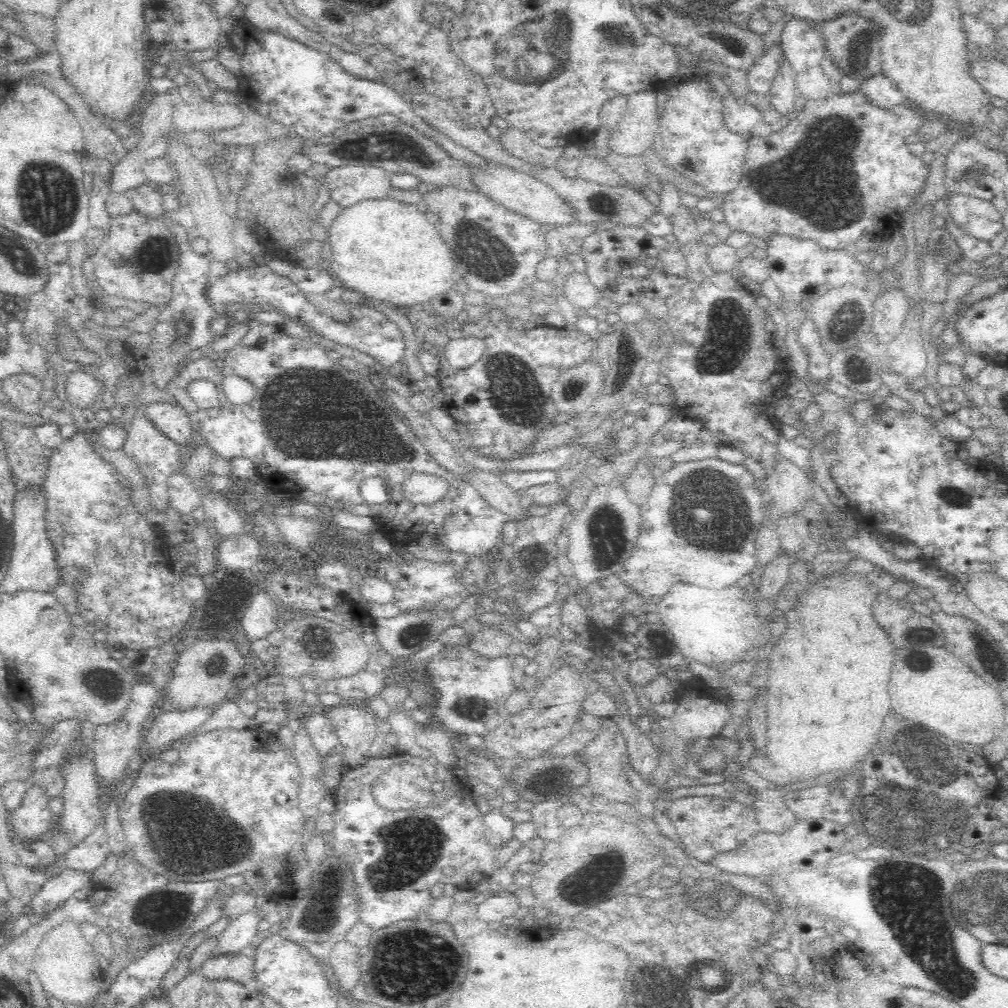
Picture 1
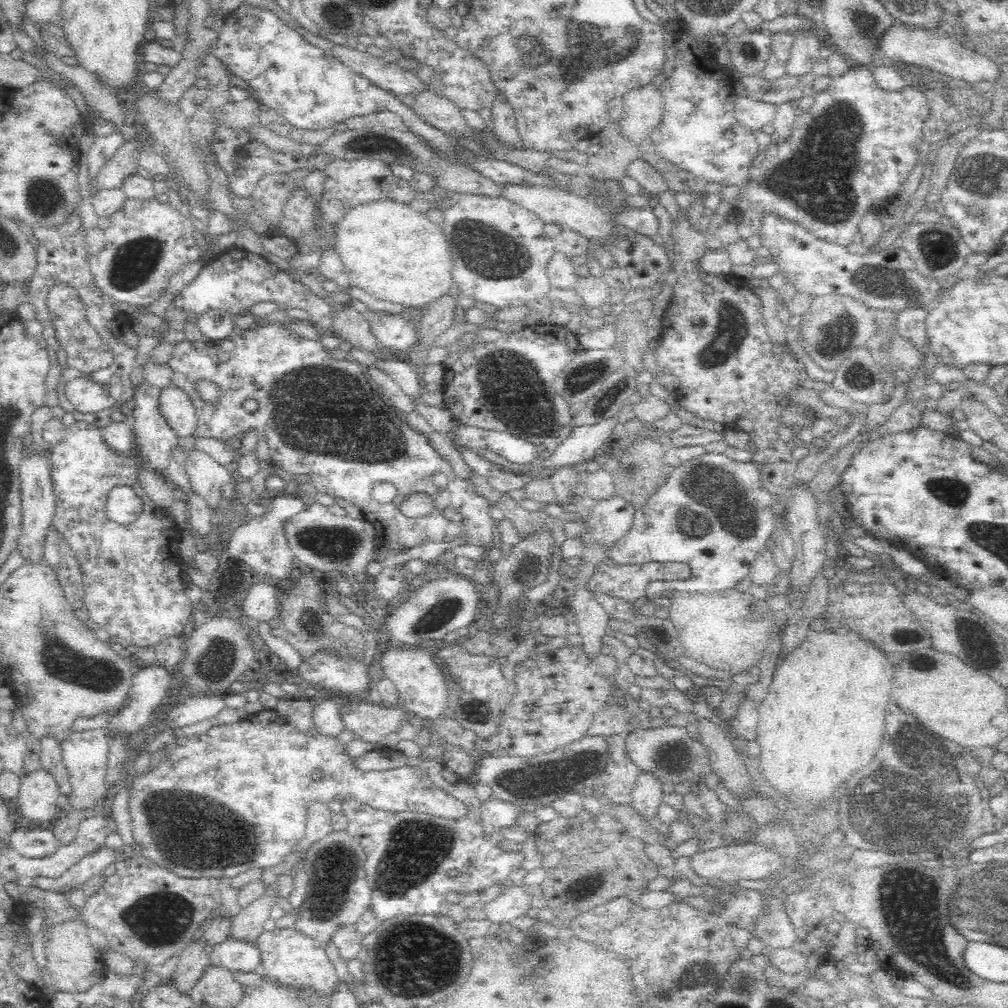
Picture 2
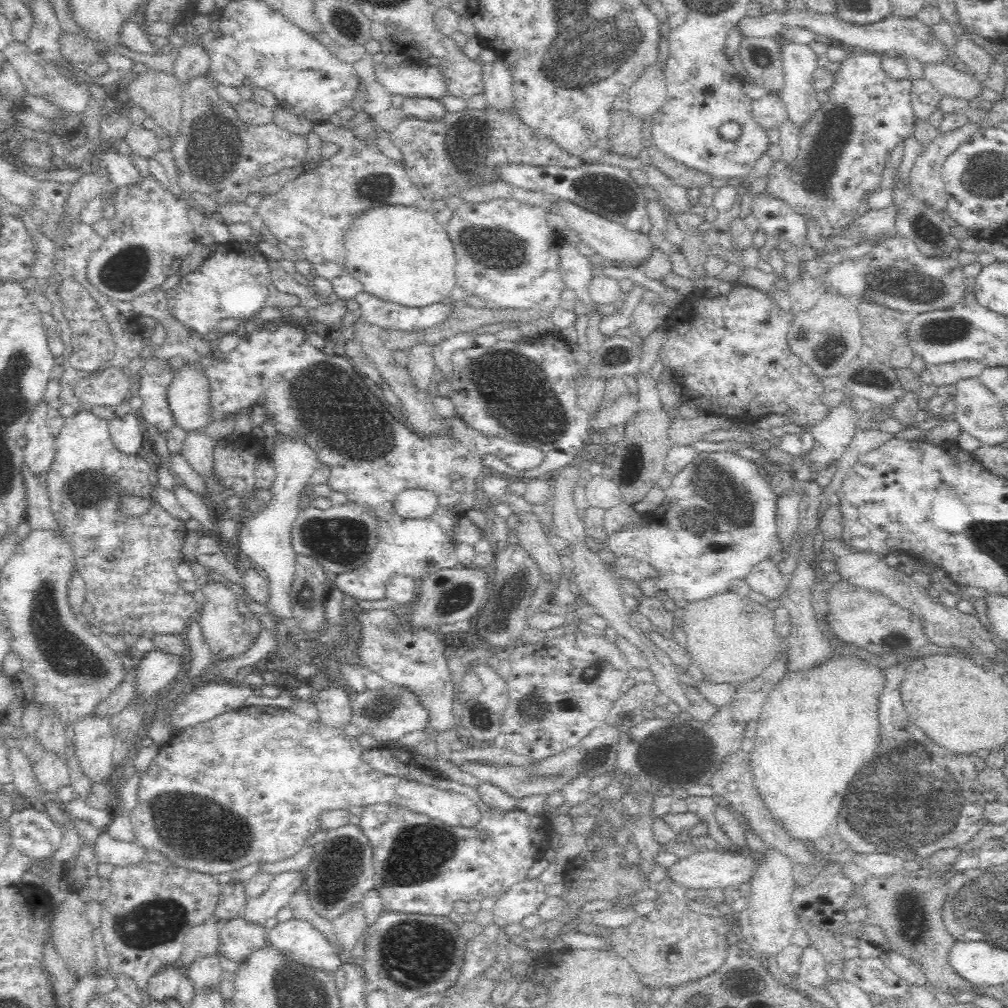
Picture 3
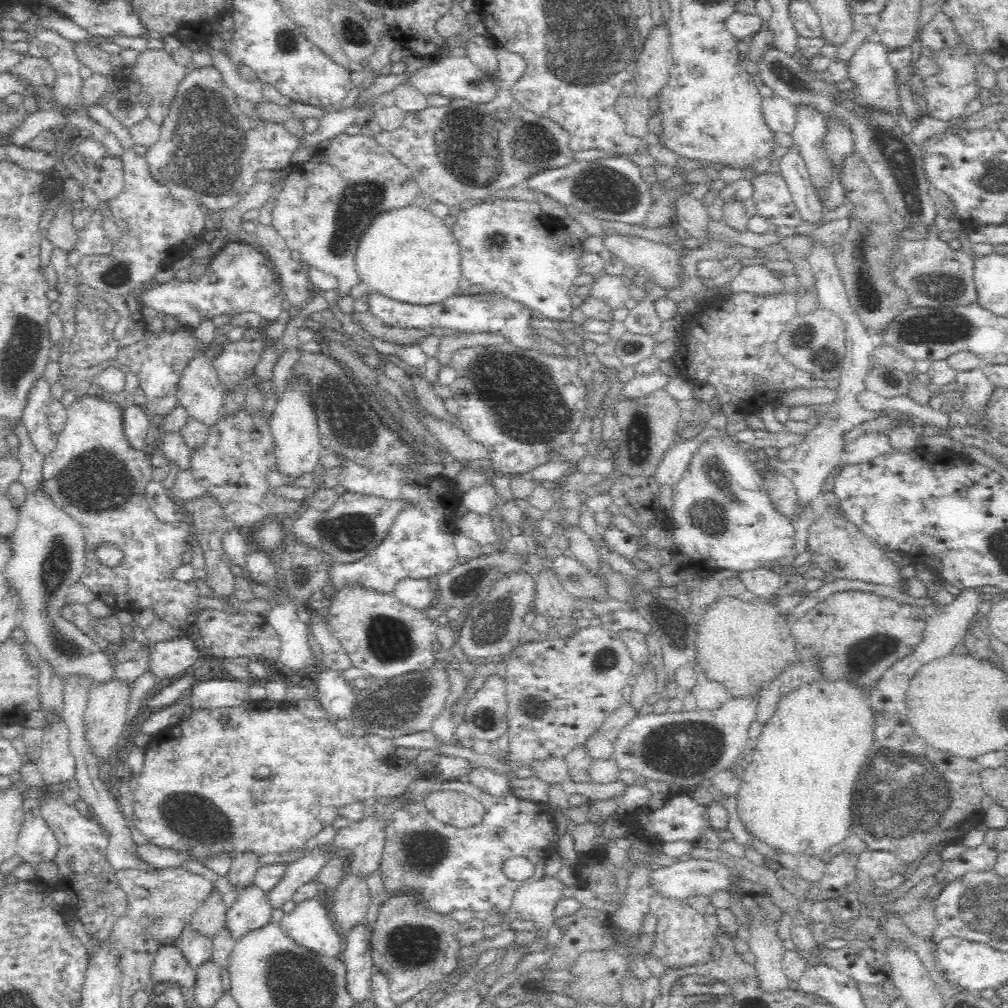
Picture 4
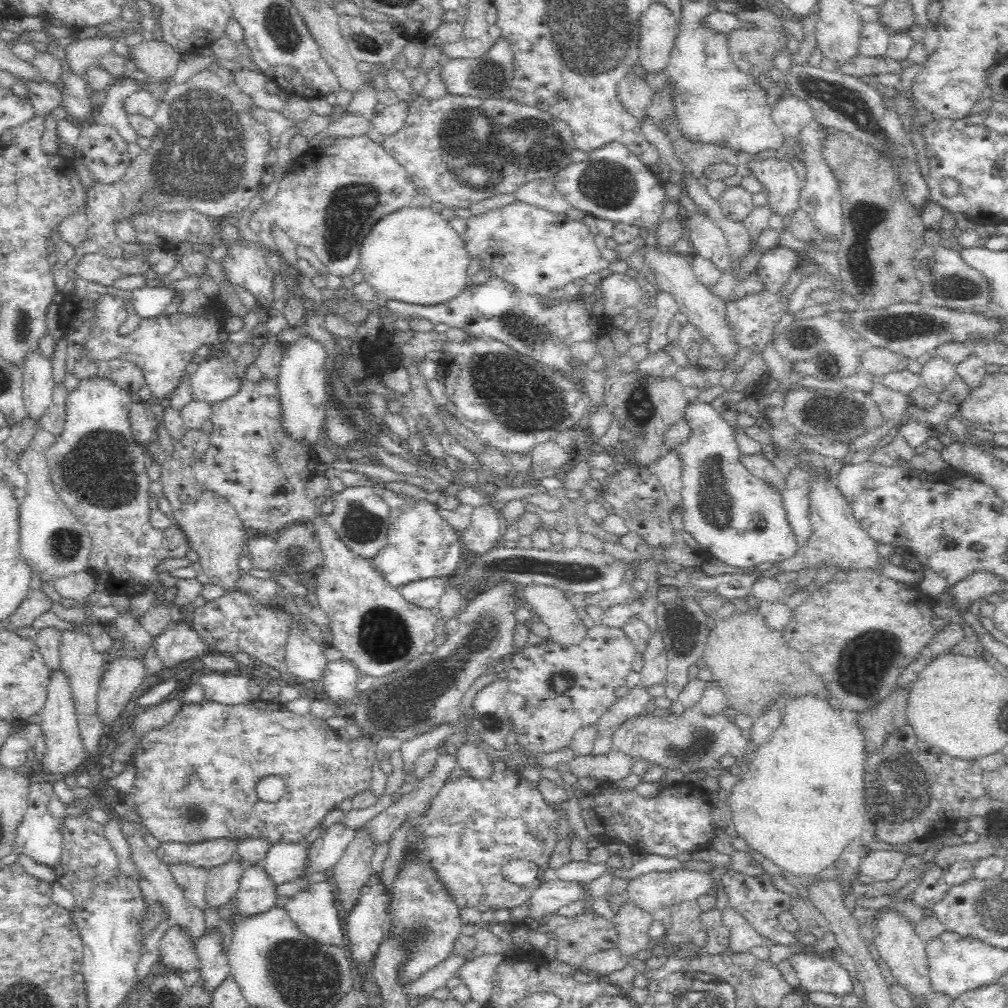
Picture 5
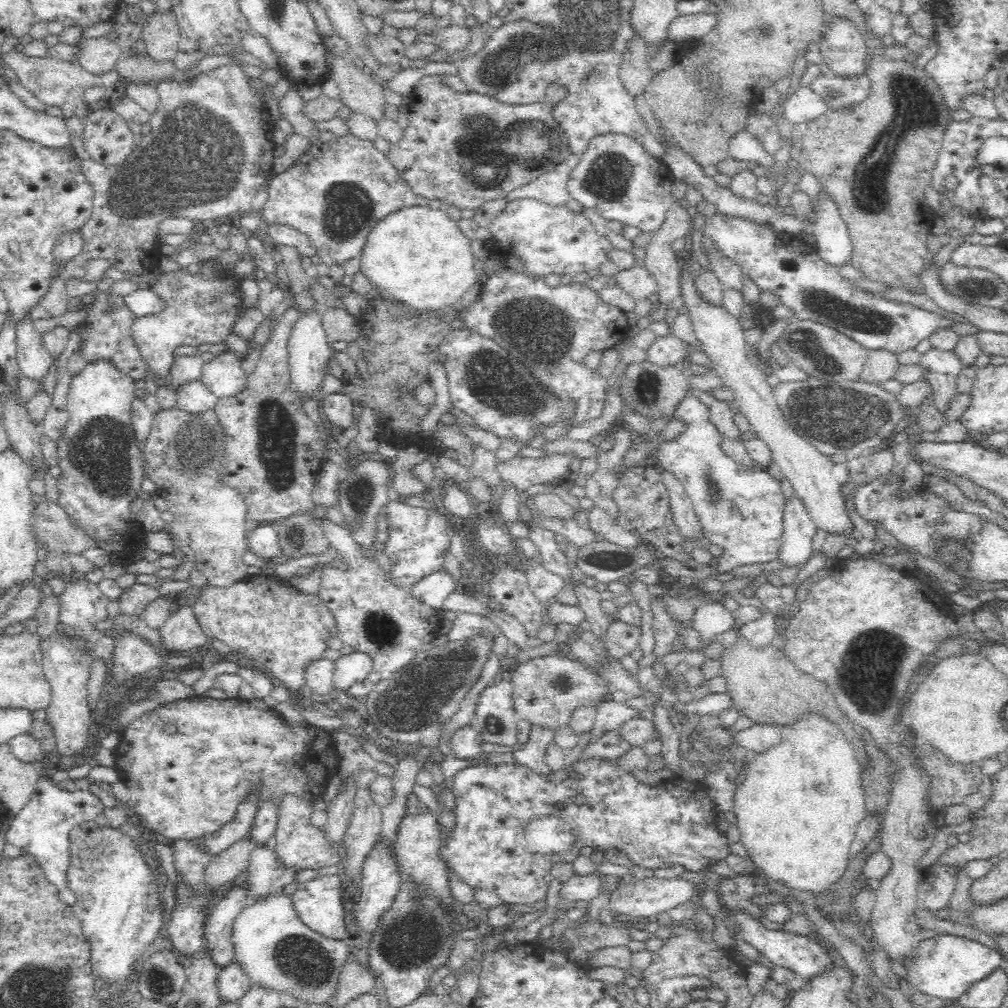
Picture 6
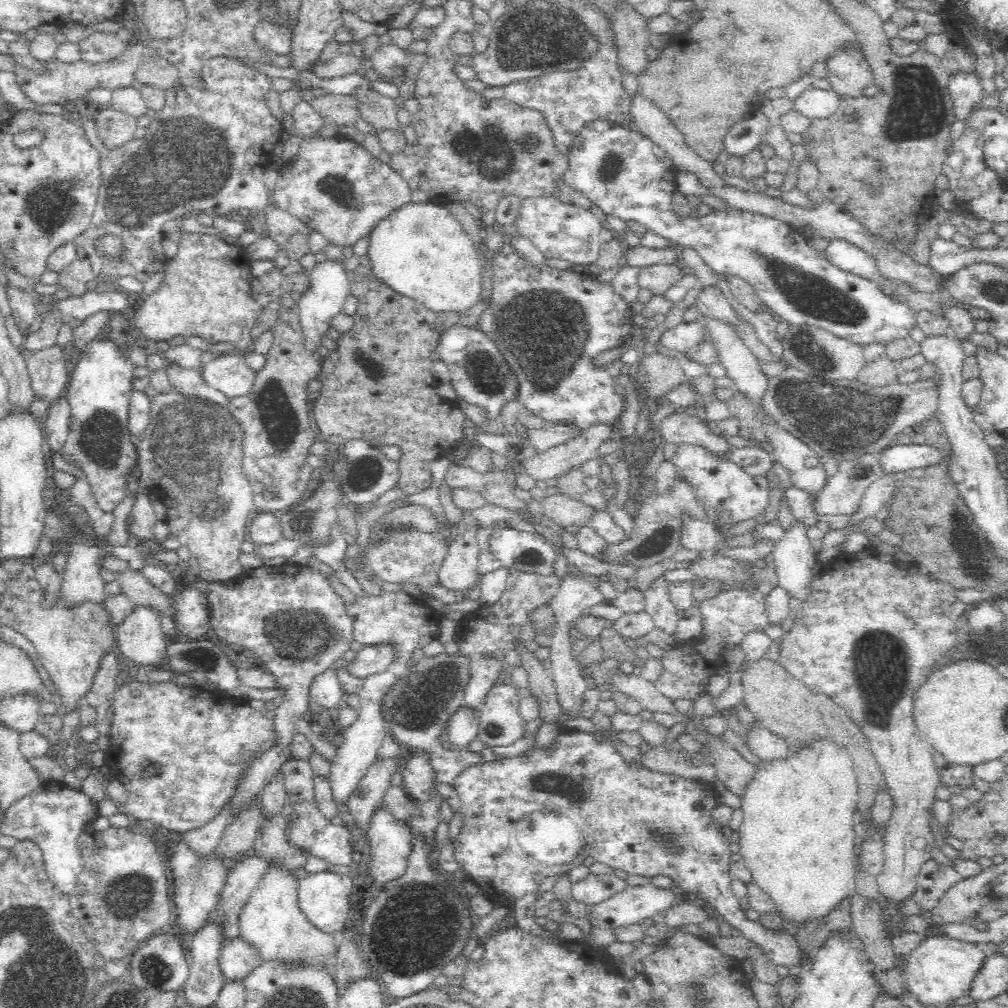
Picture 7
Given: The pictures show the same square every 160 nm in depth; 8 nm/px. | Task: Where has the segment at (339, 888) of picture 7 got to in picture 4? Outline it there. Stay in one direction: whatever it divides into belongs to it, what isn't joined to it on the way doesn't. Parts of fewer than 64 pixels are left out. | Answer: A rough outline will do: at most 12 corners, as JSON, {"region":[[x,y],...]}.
{"region":[[318,896],[296,904],[278,928],[295,946],[341,959],[340,934]]}

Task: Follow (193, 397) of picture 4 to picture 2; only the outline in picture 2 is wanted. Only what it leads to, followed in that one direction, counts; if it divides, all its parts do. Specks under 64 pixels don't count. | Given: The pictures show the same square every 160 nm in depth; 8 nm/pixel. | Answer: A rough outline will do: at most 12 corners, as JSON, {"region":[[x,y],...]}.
{"region":[[174,386],[161,390],[158,413],[179,437],[196,428],[196,411]]}

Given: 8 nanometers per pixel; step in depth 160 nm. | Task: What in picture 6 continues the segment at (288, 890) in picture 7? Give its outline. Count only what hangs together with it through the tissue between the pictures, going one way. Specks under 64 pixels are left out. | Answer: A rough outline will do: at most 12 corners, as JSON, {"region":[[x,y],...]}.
{"region":[[284,894],[244,906],[234,962],[251,988],[327,1005],[348,944]]}

